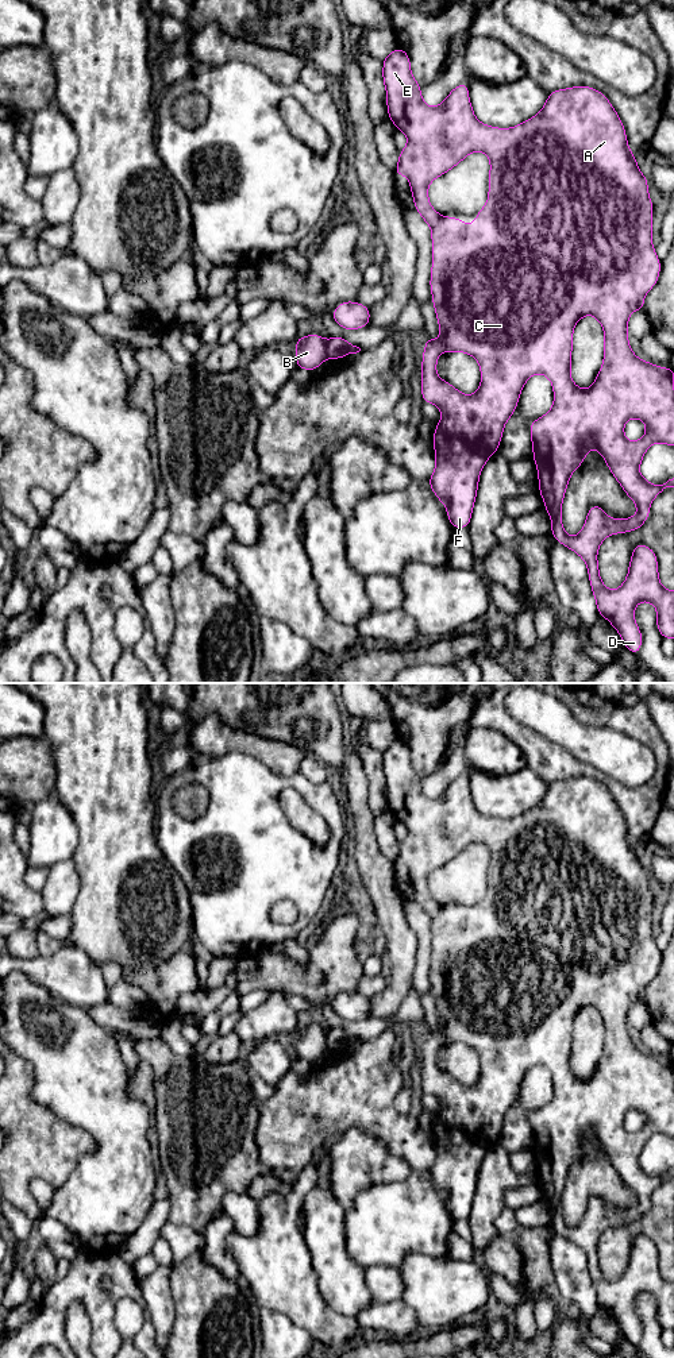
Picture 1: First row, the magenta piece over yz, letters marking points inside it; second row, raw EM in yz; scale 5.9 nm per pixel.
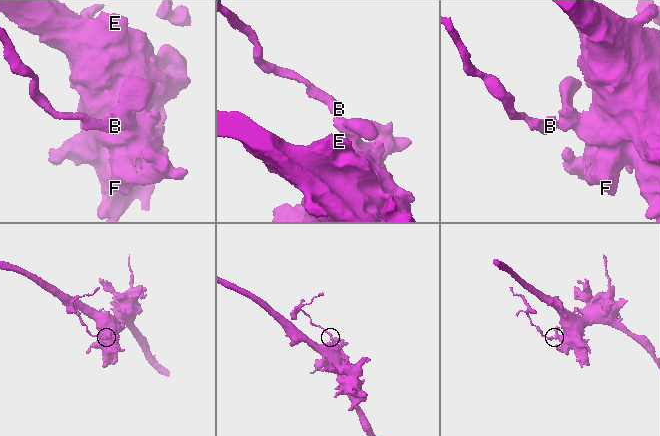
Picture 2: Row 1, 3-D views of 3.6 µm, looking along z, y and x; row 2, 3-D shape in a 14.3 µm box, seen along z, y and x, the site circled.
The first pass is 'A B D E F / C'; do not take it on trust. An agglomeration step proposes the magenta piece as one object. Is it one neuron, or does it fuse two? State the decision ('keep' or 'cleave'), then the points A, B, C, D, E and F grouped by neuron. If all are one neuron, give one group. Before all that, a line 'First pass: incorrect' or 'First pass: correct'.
First pass: incorrect
cleave | A C D E F / B

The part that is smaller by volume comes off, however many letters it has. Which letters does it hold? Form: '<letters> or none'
B

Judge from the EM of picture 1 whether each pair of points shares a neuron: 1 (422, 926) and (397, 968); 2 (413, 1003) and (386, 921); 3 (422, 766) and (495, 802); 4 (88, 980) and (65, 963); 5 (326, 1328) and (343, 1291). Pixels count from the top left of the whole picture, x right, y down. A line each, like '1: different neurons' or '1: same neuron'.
1: different neurons
2: different neurons
3: different neurons
4: same neuron
5: different neurons

